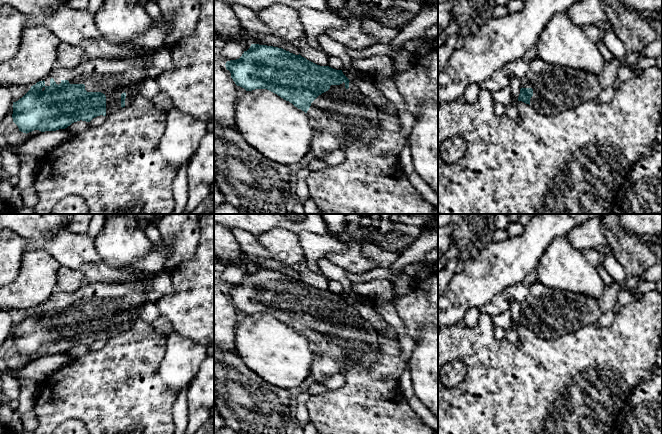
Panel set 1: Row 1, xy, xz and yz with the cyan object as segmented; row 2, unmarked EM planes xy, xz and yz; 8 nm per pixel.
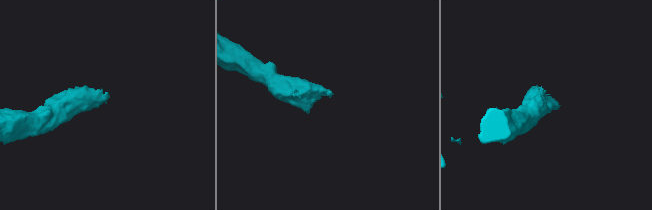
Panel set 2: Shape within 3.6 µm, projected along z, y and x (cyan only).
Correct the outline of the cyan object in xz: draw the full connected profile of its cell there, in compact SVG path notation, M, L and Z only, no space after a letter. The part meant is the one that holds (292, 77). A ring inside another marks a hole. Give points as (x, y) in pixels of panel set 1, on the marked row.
M251 44L239 59L227 61L225 66L237 86L246 91L267 89L308 115L314 129L311 151L318 160L327 152L341 149L346 137L370 143L381 133L377 107L342 70L317 65L282 48L259 44Z

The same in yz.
M537 57L531 62L527 74L521 79L518 101L529 104L536 112L543 115L559 114L576 108L581 103L597 100L604 88L614 85L619 67L619 60L614 58L605 63L601 75L595 75L584 70L549 64Z

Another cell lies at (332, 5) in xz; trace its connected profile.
M326 0L329 12L339 11L344 6L346 0Z

